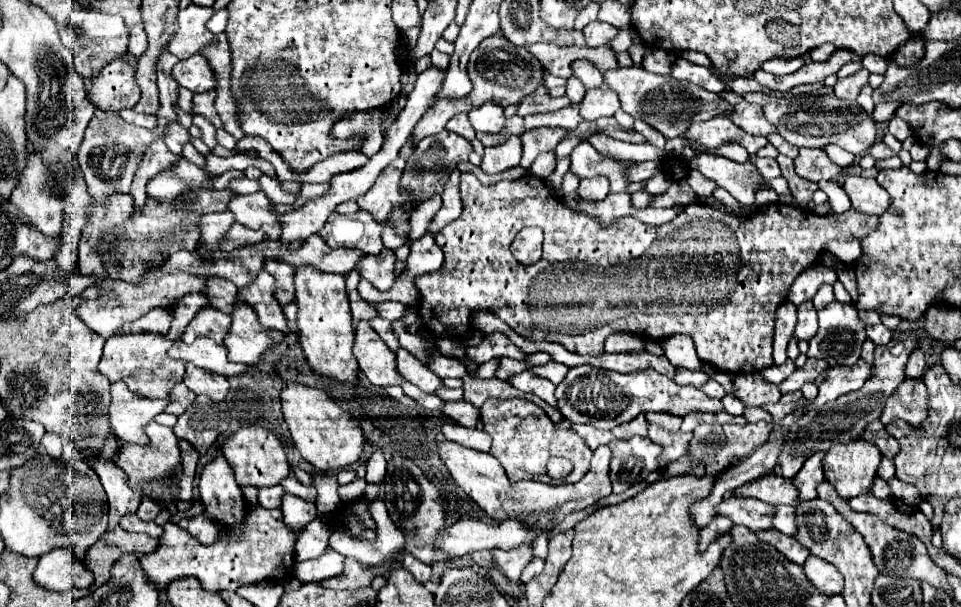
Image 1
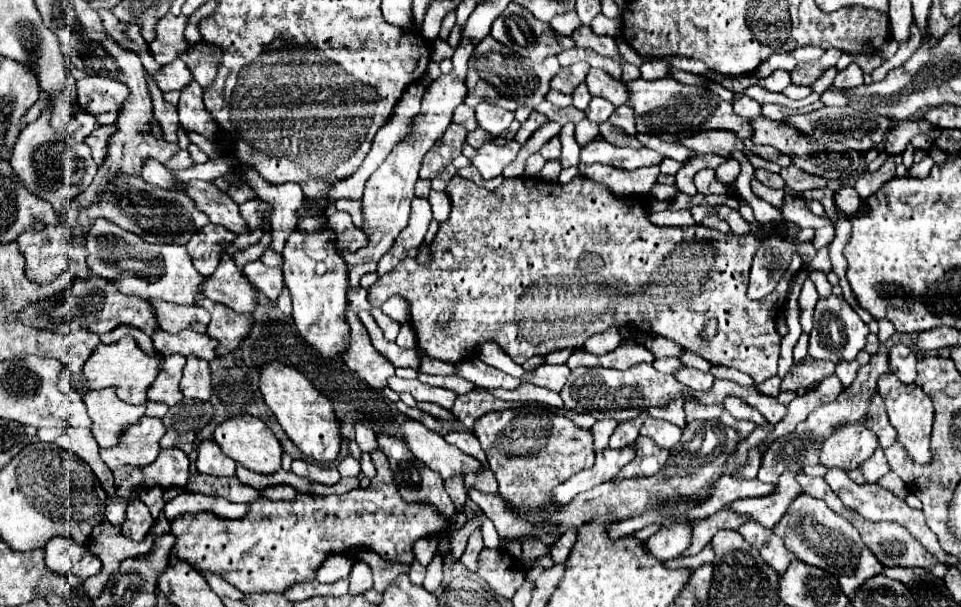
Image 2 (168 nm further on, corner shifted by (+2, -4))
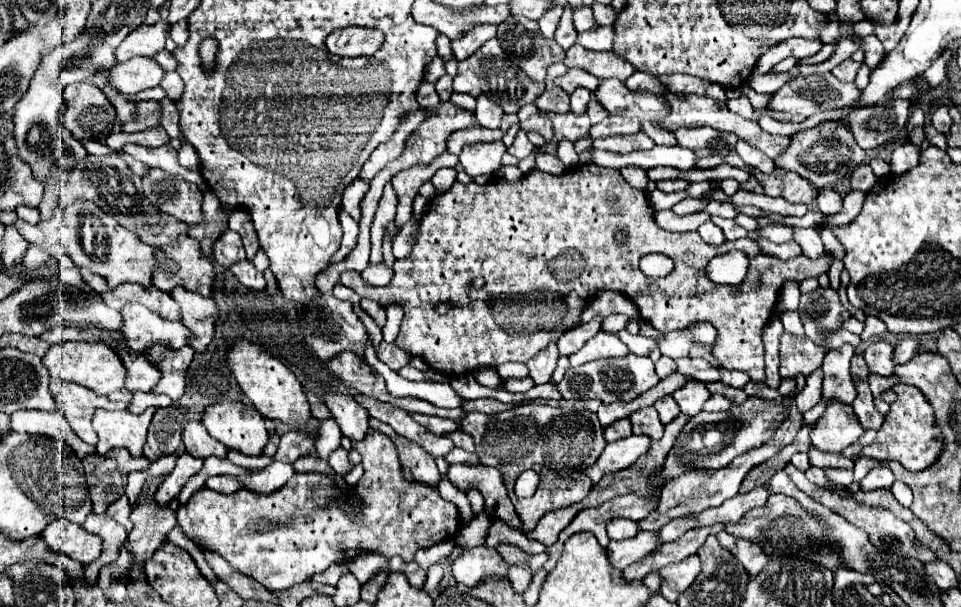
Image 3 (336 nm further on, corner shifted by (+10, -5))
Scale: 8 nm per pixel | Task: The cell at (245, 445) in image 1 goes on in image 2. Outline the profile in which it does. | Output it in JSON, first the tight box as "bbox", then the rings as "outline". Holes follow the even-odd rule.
{"bbox":[214,415,282,475],"outline":[[[238,415],[232,417],[224,423],[220,423],[214,431],[214,441],[220,445],[222,453],[230,459],[234,459],[236,463],[240,463],[242,467],[254,471],[254,473],[262,473],[262,475],[272,475],[276,471],[280,471],[280,459],[282,459],[282,447],[278,443],[278,439],[274,437],[274,433],[264,425],[262,419],[252,417],[252,415]]]}

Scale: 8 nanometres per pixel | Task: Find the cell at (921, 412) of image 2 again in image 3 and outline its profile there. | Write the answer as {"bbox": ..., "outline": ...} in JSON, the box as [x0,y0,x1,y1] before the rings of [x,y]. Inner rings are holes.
{"bbox":[852,384,944,472],"outline":[[[896,384],[892,390],[898,394],[898,400],[890,406],[890,414],[886,416],[886,422],[878,430],[876,440],[870,446],[862,448],[860,454],[856,454],[852,460],[860,458],[860,456],[868,456],[868,458],[882,460],[882,462],[896,460],[910,472],[926,470],[940,458],[940,454],[944,450],[944,440],[942,440],[942,436],[938,436],[940,428],[934,420],[934,410],[932,410],[930,402],[926,402],[924,394],[914,386]]]}

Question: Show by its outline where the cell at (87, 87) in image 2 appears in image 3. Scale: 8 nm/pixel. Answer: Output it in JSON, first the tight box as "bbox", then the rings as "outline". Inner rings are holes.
{"bbox":[62,82,116,140],"outline":[[[78,82],[66,86],[64,96],[66,110],[62,114],[62,124],[76,140],[104,140],[106,136],[102,136],[102,132],[112,132],[116,112],[100,88]]]}

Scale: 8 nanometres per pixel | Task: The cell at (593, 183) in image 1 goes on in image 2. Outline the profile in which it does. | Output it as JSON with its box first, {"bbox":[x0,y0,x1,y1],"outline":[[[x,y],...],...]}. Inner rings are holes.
{"bbox":[578,163,660,197],"outline":[[[594,163],[594,165],[578,165],[580,175],[602,183],[604,187],[608,187],[614,195],[622,195],[622,197],[634,197],[638,193],[646,193],[650,191],[650,187],[656,183],[658,175],[660,175],[660,167],[658,165],[650,165],[650,167],[640,167],[634,171],[624,171],[624,169],[616,169],[612,165],[602,165],[602,163]]]}

